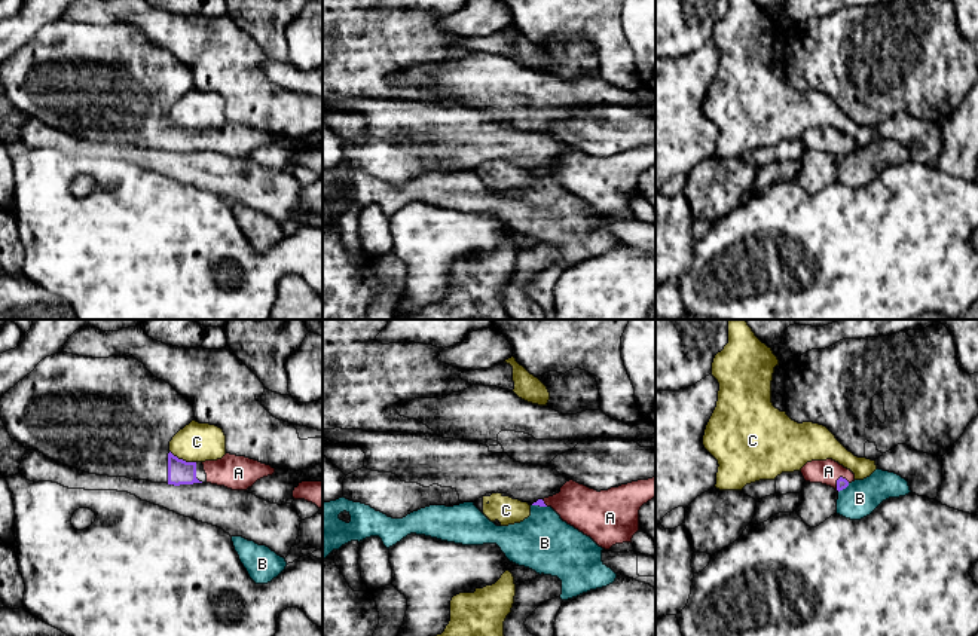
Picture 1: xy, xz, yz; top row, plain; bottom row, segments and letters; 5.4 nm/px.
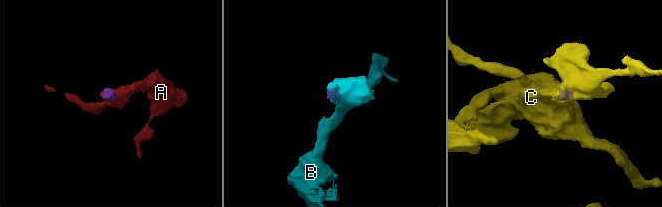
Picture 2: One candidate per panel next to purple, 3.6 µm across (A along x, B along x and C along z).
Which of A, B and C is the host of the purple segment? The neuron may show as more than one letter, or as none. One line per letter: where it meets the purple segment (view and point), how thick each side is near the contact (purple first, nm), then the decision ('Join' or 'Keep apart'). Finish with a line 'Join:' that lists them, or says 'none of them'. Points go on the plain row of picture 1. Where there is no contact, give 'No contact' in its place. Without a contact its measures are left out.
A: Touches purple at yz (839, 146). Thickness 60 nm (purple) against 130 nm. Join
B: Touches purple at xz (540, 173). Thickness 40 nm (purple) against 320 nm. Keep apart
C: Touches purple at xy (182, 127). Thickness 130 nm (purple) against 220 nm. Keep apart
Join: A

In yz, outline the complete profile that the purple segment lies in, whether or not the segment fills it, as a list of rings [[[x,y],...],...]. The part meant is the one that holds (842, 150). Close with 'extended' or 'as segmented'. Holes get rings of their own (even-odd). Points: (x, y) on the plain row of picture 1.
[[[832,126],[807,129],[801,141],[806,149],[822,150],[838,159],[855,149],[855,141]]]; extended

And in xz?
[[[655,144],[600,159],[569,147],[559,160],[532,172],[551,174],[563,189],[609,217],[615,211],[632,210],[639,198],[639,177],[652,165]]]; extended

